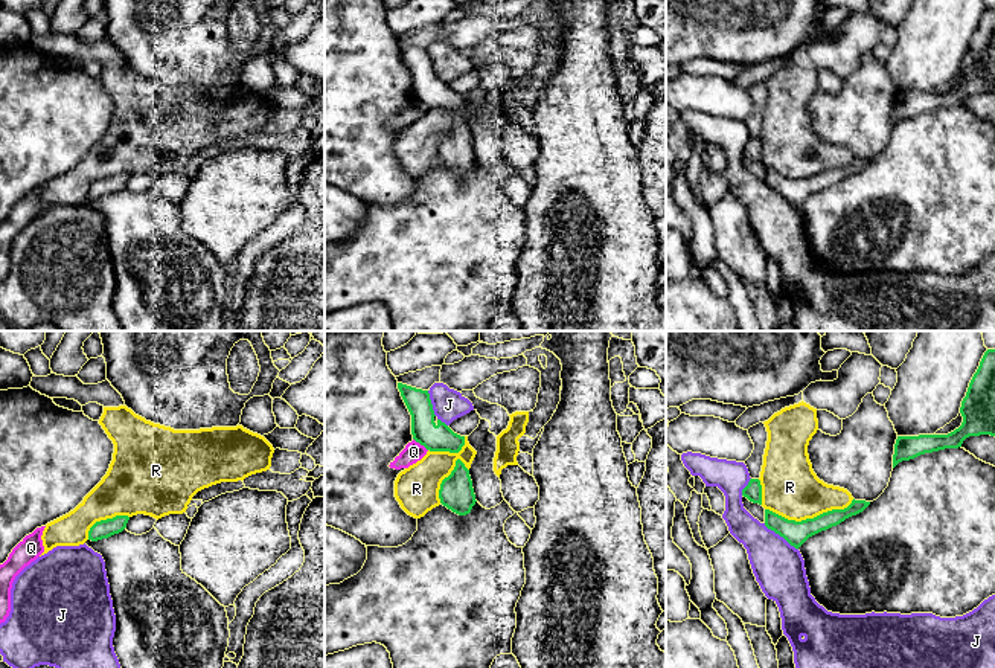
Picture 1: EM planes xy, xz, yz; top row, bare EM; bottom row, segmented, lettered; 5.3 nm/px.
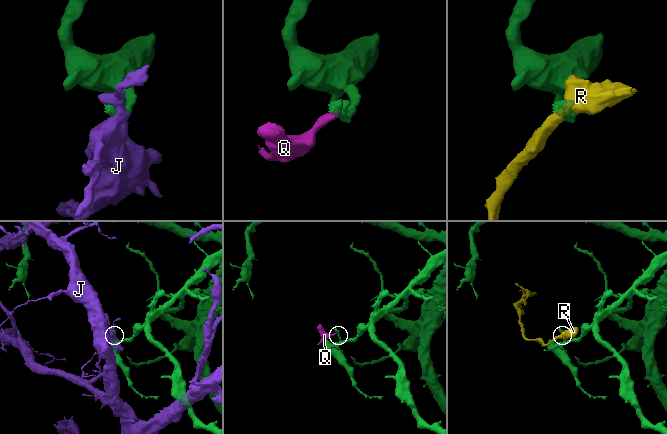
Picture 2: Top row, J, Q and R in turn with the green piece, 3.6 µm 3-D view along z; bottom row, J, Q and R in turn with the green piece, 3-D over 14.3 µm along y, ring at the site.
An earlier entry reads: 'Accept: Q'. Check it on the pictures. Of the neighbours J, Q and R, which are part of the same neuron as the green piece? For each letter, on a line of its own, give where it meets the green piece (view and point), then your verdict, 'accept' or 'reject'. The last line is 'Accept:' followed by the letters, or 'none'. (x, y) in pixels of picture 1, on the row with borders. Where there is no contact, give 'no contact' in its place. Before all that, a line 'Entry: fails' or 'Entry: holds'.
Entry: fails
J: yz (780, 536) | reject
Q: xz (421, 444) | reject
R: yz (809, 519) | reject
Accept: none

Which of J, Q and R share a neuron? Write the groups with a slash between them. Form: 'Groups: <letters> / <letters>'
Groups: J / Q / R

